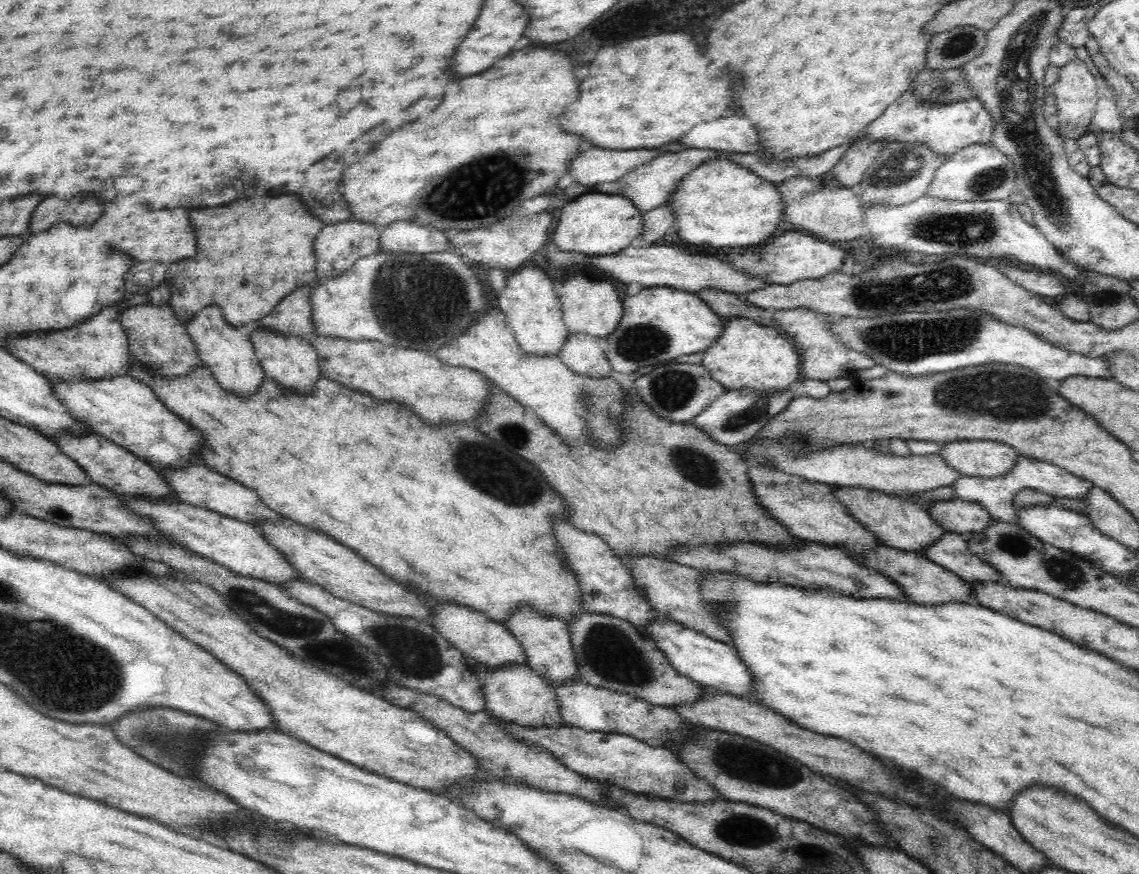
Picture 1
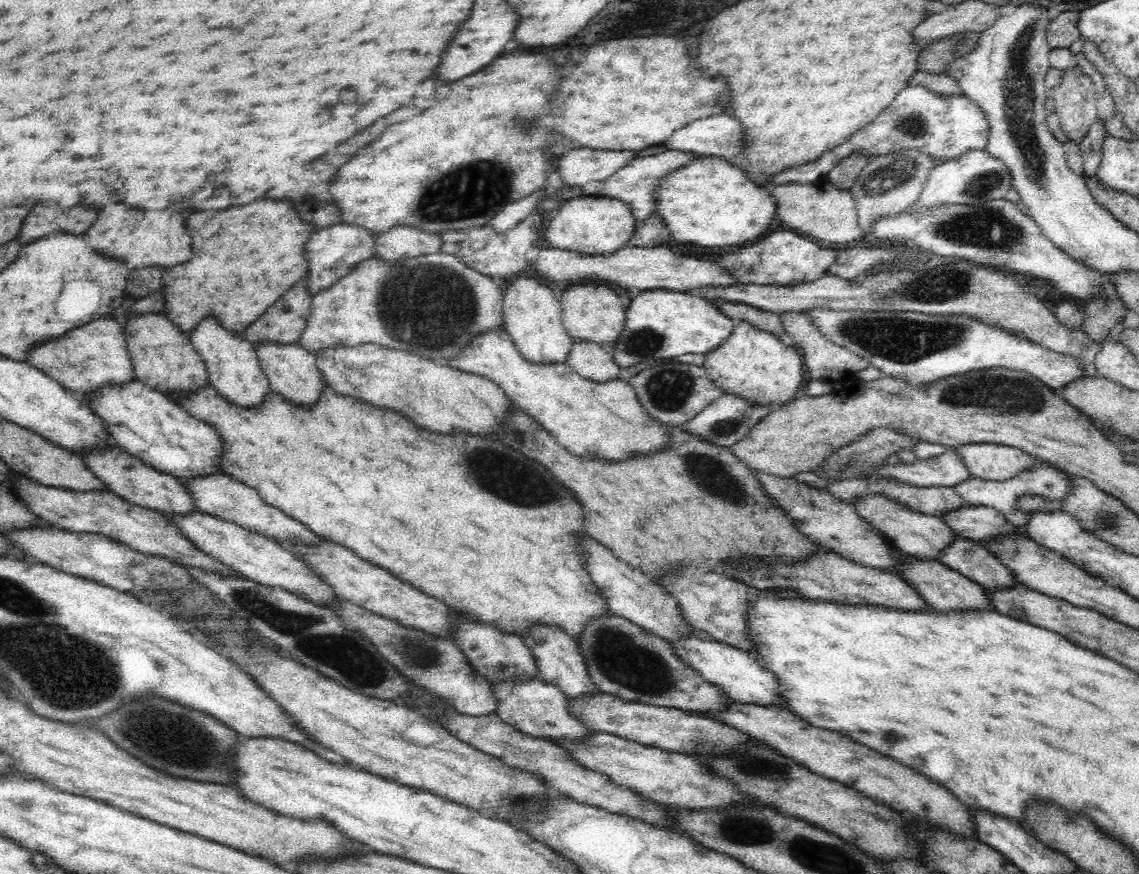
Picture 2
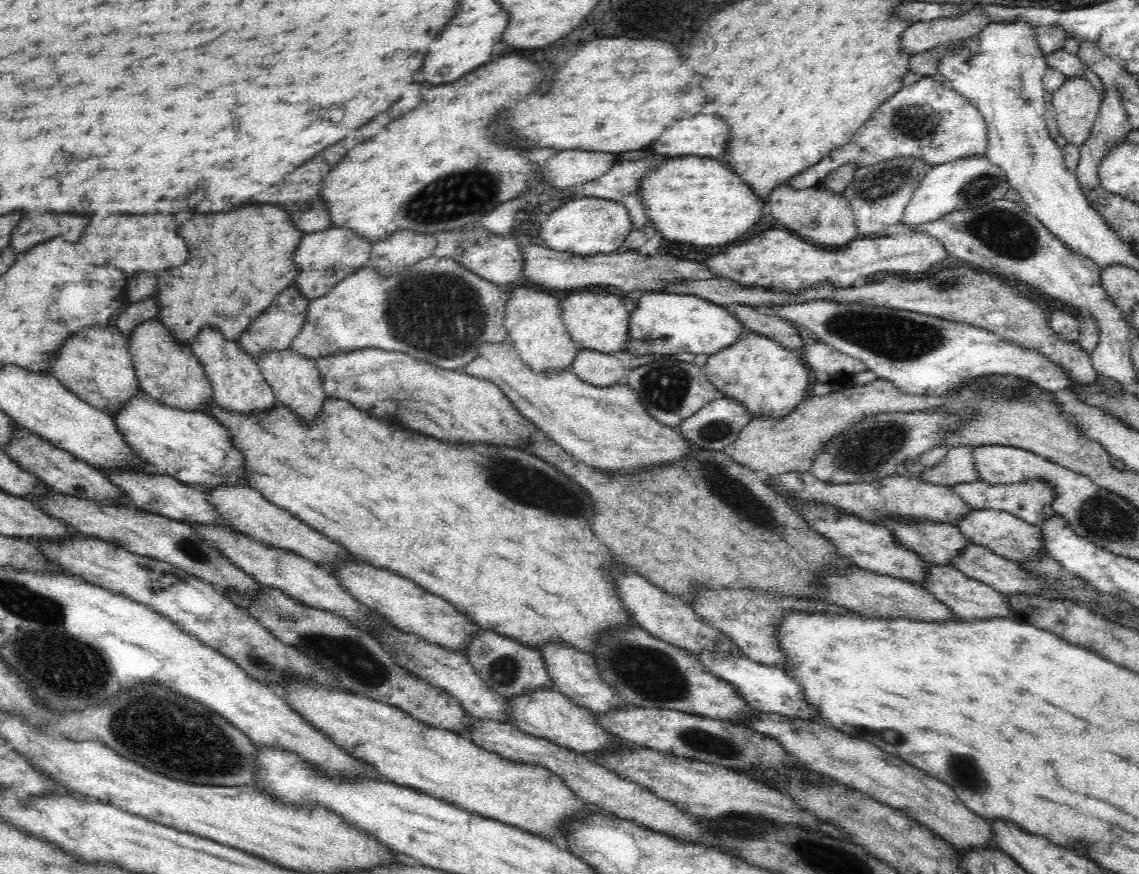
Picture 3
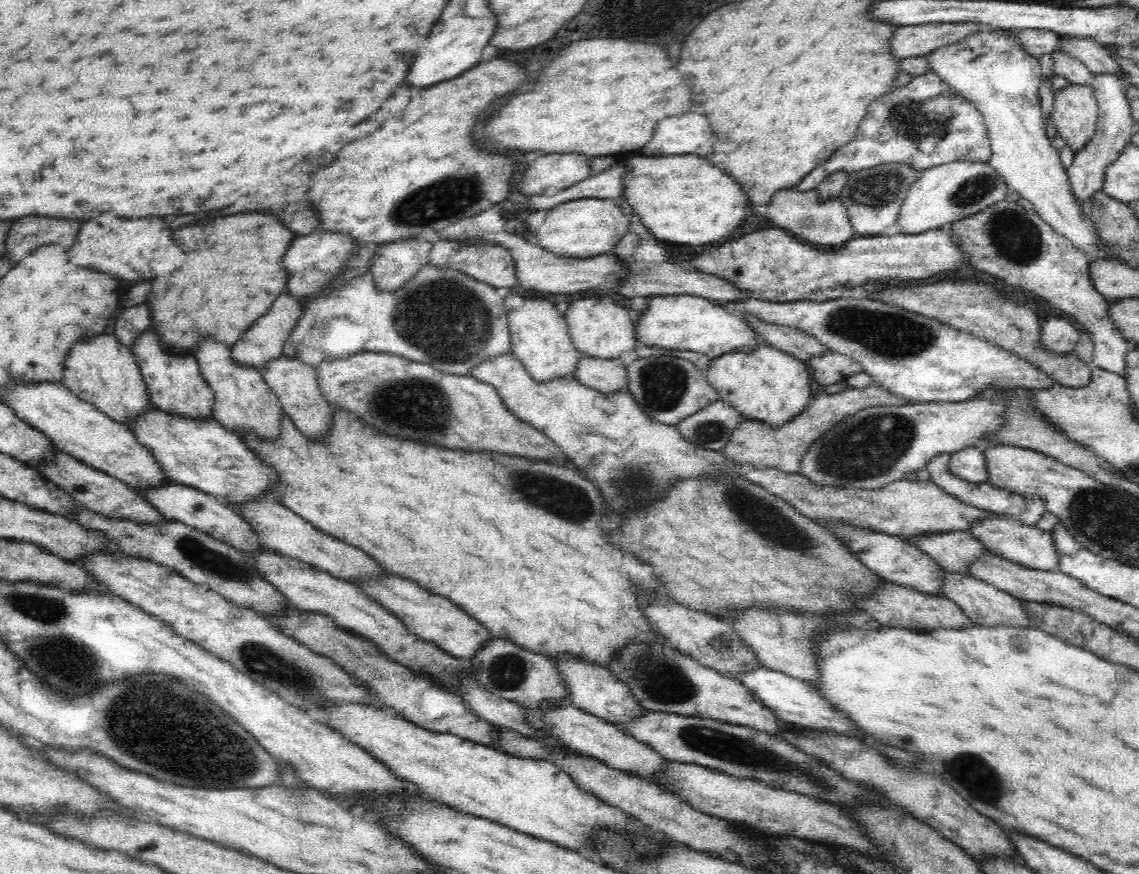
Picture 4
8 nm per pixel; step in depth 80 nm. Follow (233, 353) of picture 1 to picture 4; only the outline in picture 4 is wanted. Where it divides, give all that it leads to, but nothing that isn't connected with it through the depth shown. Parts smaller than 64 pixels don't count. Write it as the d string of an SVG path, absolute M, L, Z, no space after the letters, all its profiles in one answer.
M206 338L193 348L202 376L214 393L212 416L237 435L249 428L264 438L276 438L283 410L280 401L256 366L243 366L233 359L232 347L216 342L214 338Z

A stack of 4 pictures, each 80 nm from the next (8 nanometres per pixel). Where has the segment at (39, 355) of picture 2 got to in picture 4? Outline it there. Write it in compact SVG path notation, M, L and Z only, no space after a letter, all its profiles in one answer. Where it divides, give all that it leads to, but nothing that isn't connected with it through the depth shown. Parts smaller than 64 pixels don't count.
M114 333L78 338L66 352L60 382L74 396L125 425L151 404L146 383L142 381L142 373L134 362L130 348L124 346Z

